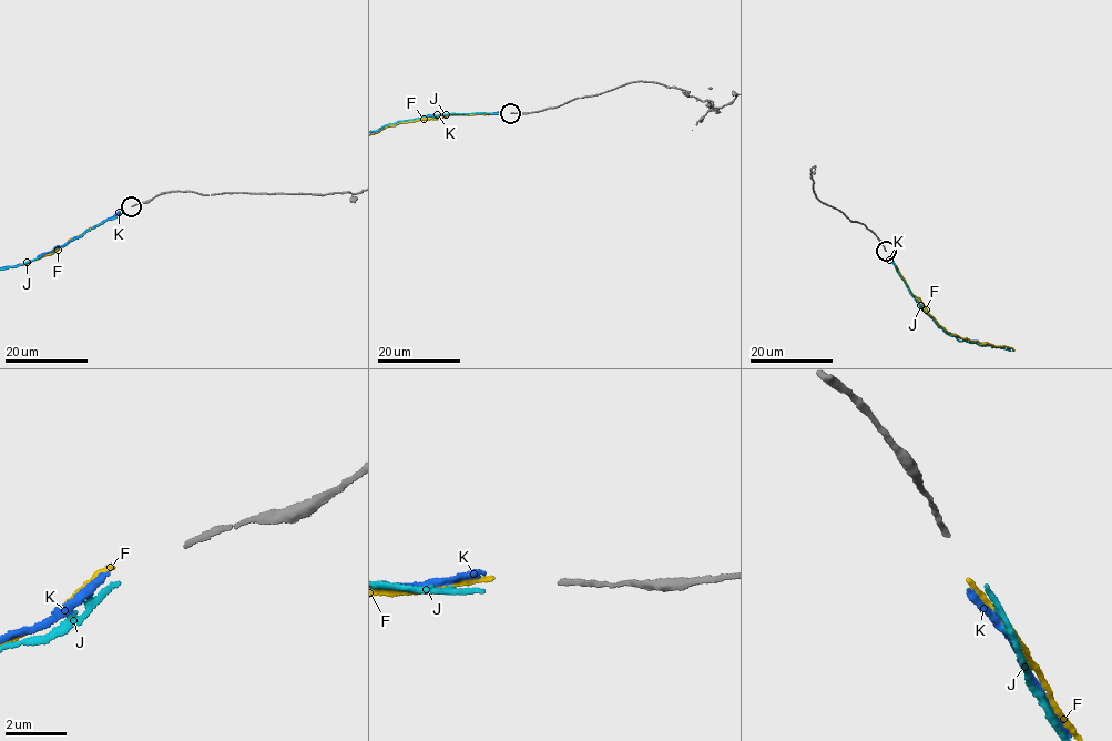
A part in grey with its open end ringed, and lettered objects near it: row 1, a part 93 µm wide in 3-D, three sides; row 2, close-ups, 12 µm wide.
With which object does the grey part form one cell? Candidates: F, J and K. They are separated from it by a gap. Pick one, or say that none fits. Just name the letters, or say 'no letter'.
J

